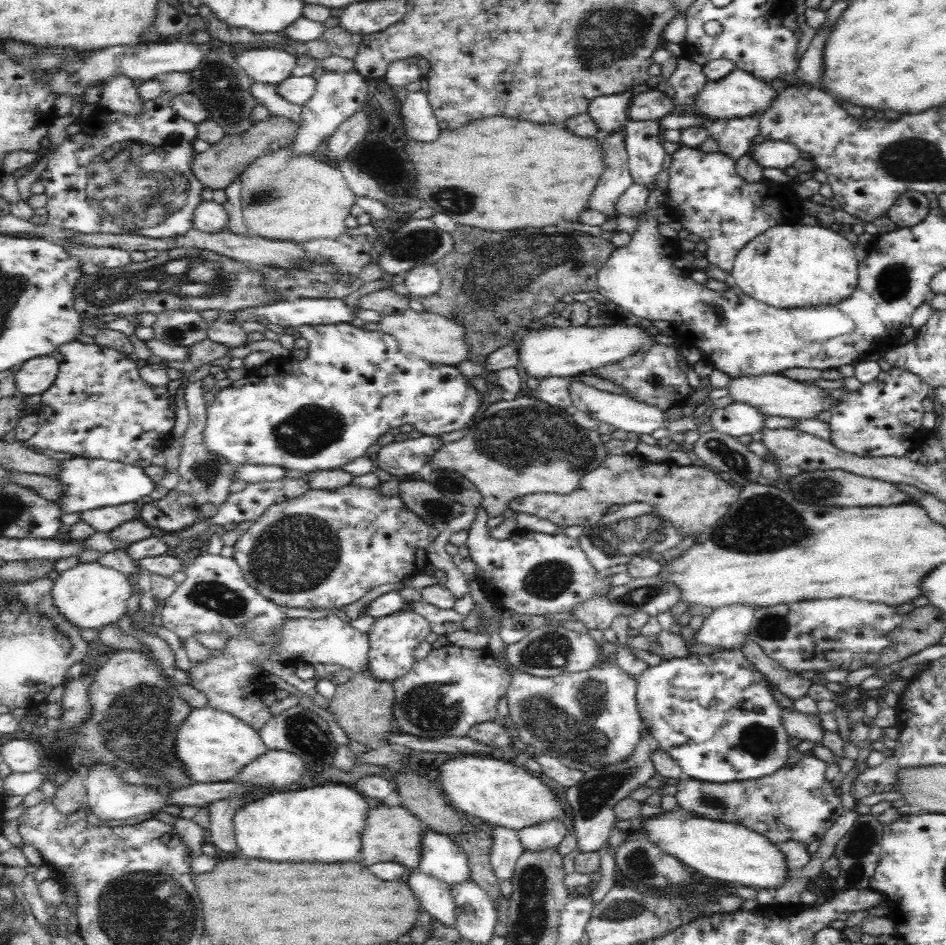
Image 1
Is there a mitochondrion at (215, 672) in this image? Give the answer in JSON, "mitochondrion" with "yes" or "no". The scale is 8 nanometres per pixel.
{"mitochondrion":"no"}

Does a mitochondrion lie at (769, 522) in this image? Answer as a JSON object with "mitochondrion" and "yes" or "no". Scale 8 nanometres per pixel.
{"mitochondrion":"yes"}

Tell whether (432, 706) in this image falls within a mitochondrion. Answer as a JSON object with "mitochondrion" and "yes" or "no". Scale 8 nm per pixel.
{"mitochondrion":"yes"}

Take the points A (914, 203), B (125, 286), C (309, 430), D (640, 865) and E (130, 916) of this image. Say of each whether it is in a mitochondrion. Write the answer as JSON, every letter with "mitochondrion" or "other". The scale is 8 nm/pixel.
{"A":"mitochondrion","B":"mitochondrion","C":"mitochondrion","D":"mitochondrion","E":"mitochondrion"}

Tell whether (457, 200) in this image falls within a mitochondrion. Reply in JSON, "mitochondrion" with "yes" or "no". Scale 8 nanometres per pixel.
{"mitochondrion":"yes"}

